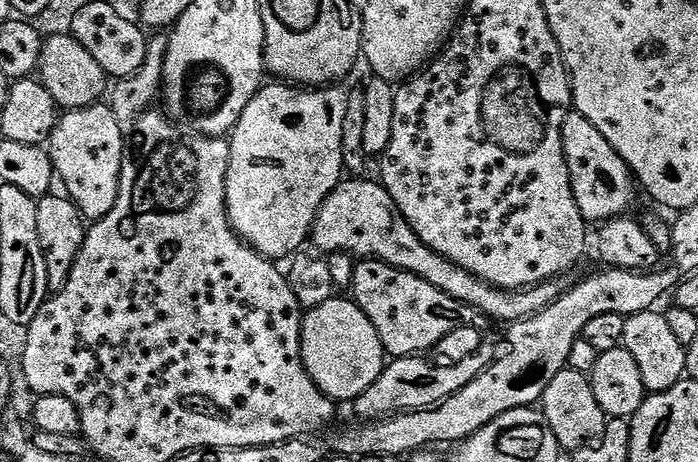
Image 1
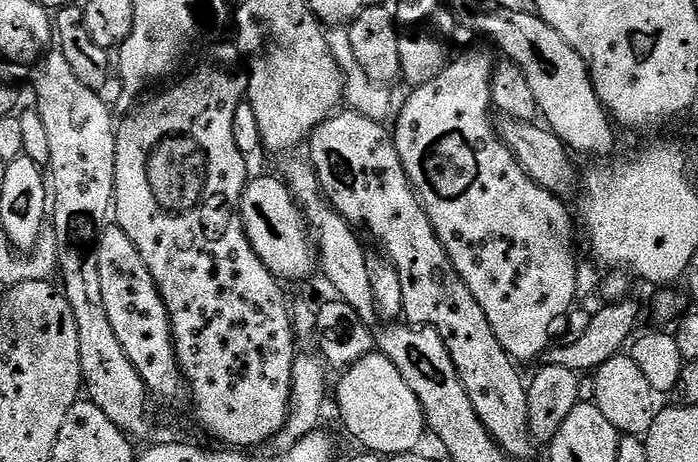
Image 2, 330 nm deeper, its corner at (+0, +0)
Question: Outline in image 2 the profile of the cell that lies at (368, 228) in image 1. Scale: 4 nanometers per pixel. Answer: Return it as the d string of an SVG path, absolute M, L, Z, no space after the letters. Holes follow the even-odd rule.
M260 176L249 179L240 203L240 216L253 250L273 276L281 282L304 280L318 268L318 252L312 243L308 221L296 204L292 192L283 179Z

